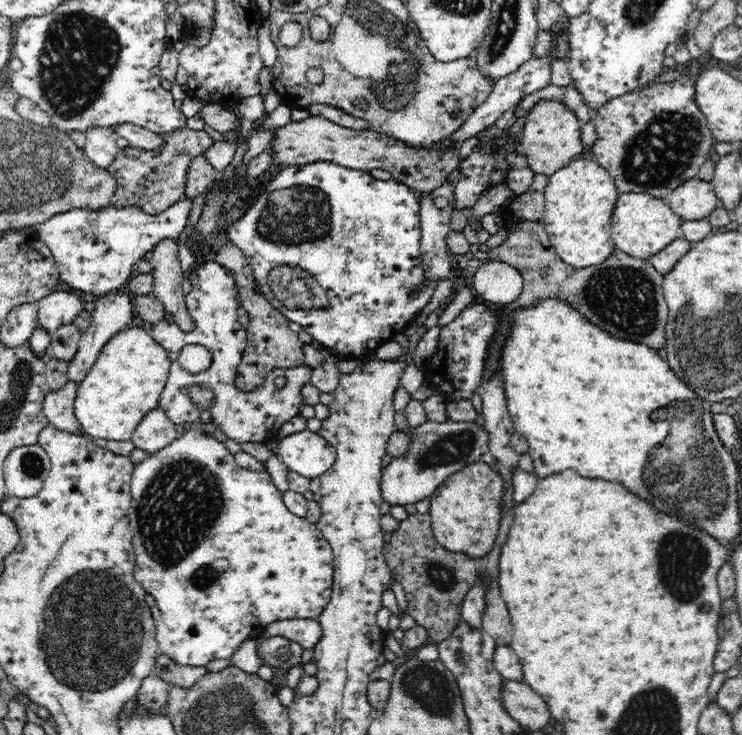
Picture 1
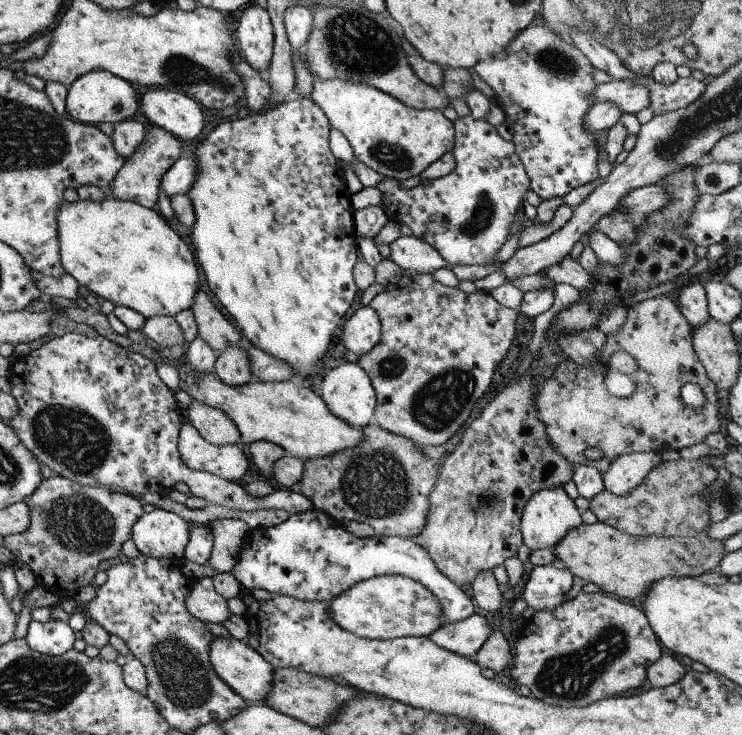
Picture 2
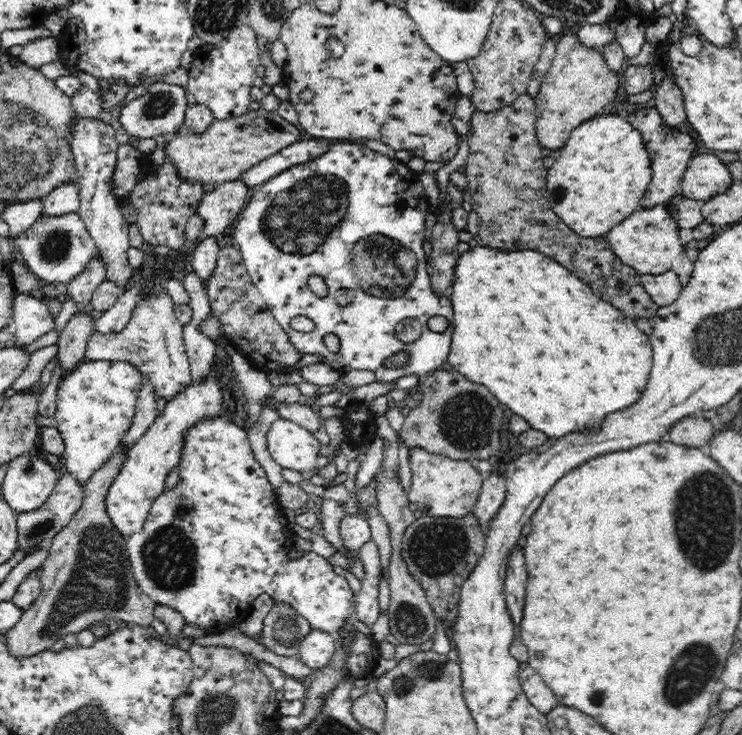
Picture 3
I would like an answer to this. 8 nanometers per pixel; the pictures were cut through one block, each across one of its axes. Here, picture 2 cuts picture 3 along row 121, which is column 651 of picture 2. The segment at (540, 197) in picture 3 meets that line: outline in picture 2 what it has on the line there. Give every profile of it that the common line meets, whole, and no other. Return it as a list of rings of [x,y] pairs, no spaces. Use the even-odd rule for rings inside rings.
[[[700,460],[661,461],[629,494],[615,496],[602,489],[589,499],[588,509],[597,521],[631,536],[695,537],[709,523],[709,504],[701,494],[716,478],[716,470]]]

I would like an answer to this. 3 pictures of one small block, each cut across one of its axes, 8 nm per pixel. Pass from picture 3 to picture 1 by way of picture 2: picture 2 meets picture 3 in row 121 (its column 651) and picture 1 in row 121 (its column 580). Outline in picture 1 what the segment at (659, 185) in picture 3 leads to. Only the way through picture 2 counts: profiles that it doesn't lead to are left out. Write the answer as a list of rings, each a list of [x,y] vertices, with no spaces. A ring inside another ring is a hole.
[[[690,78],[654,84],[623,96],[608,100],[592,118],[596,141],[590,146],[592,156],[614,179],[619,195],[644,193],[657,199],[667,197],[687,180],[697,178],[698,171],[710,157],[713,136],[707,119],[699,110],[695,99],[695,85]]]

